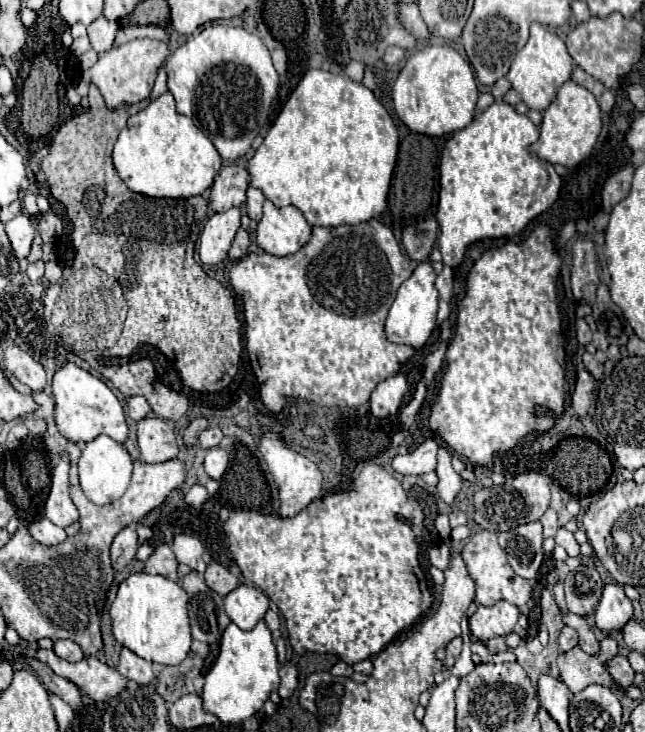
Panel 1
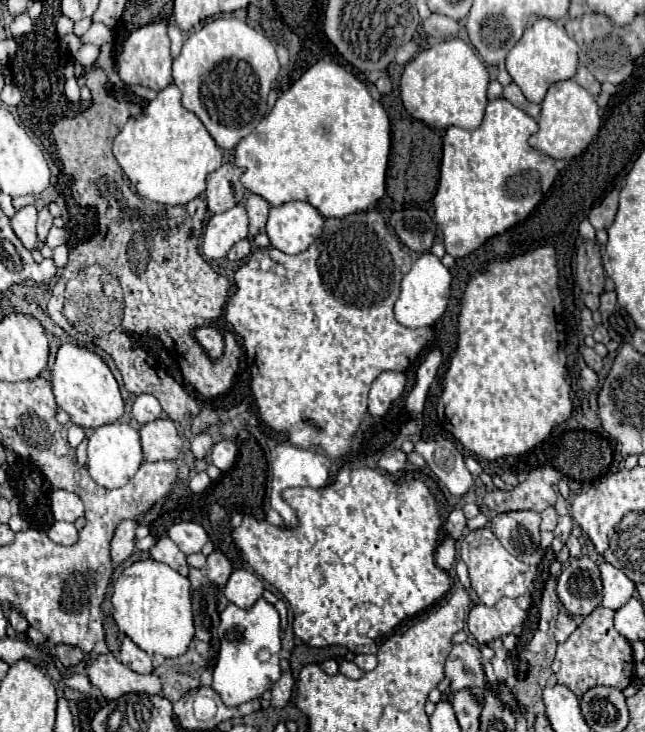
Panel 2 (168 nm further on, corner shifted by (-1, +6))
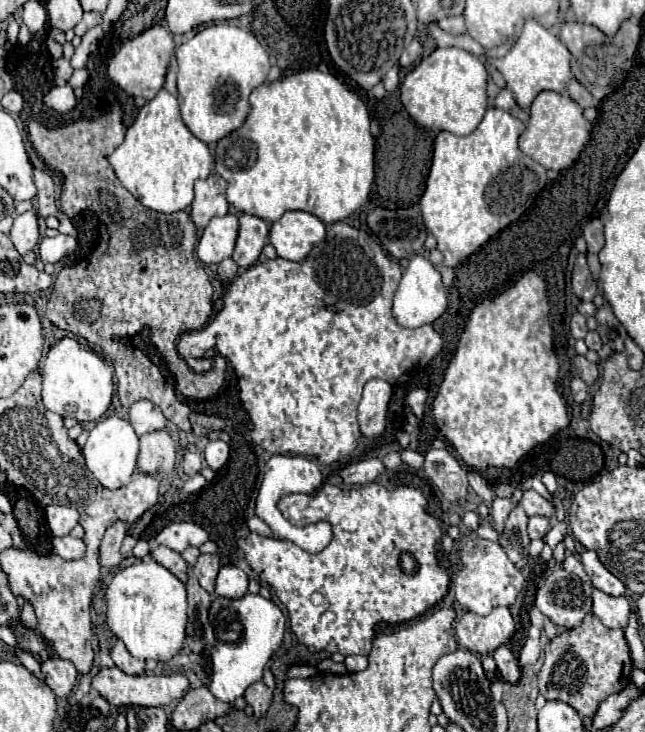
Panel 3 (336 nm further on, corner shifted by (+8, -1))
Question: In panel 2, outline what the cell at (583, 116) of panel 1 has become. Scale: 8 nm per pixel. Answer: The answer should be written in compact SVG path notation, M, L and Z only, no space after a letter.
M573 79L557 81L549 87L543 103L541 103L541 117L539 117L539 131L531 135L531 147L543 151L553 159L573 159L581 155L589 143L597 137L601 127L599 107L595 99L589 95L587 89L577 85Z

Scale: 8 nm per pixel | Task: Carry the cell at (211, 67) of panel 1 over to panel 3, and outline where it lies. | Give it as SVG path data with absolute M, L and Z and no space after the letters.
M218 22L196 32L196 36L180 44L174 54L178 60L178 106L188 130L204 144L216 144L230 132L242 128L250 114L248 96L270 72L268 52L254 34Z

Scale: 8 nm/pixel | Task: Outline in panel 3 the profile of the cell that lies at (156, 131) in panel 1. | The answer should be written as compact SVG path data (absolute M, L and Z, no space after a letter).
M164 88L154 100L140 108L124 142L110 154L108 160L122 186L140 200L142 206L164 214L188 208L194 200L194 180L208 178L214 168L210 148L186 128L180 118L176 96Z

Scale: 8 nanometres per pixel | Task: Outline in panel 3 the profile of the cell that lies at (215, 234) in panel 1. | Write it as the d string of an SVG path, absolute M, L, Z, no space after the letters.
M226 214L222 218L212 218L204 228L200 242L198 242L198 258L206 266L218 264L224 258L232 256L234 242L238 236L238 216Z

